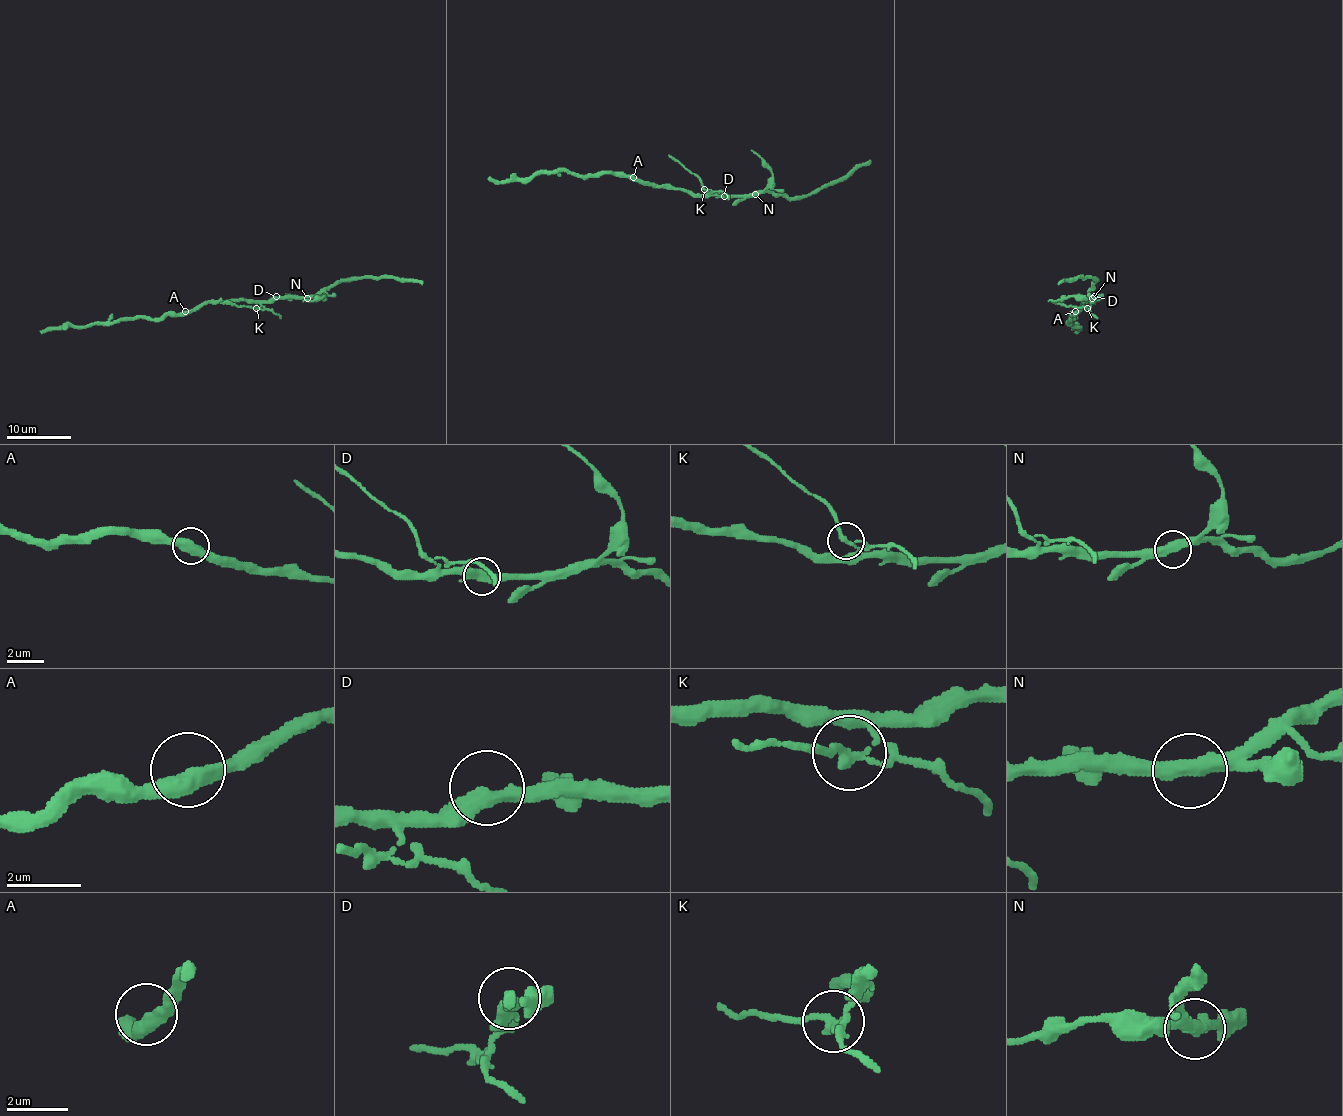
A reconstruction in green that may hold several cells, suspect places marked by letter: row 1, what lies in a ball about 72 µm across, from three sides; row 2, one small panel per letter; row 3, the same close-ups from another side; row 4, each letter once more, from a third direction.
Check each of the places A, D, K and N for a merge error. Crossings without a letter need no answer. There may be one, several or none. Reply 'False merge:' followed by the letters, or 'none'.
False merge: K, N

